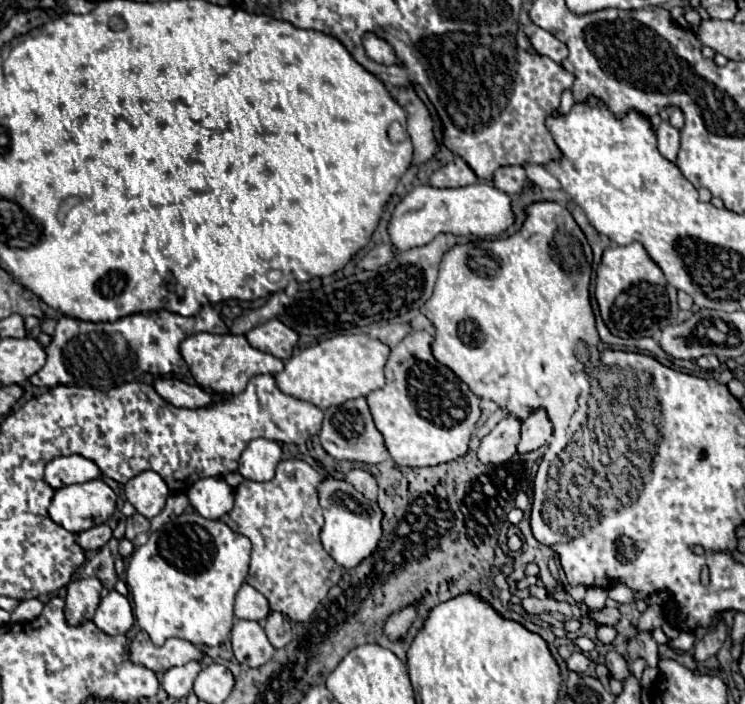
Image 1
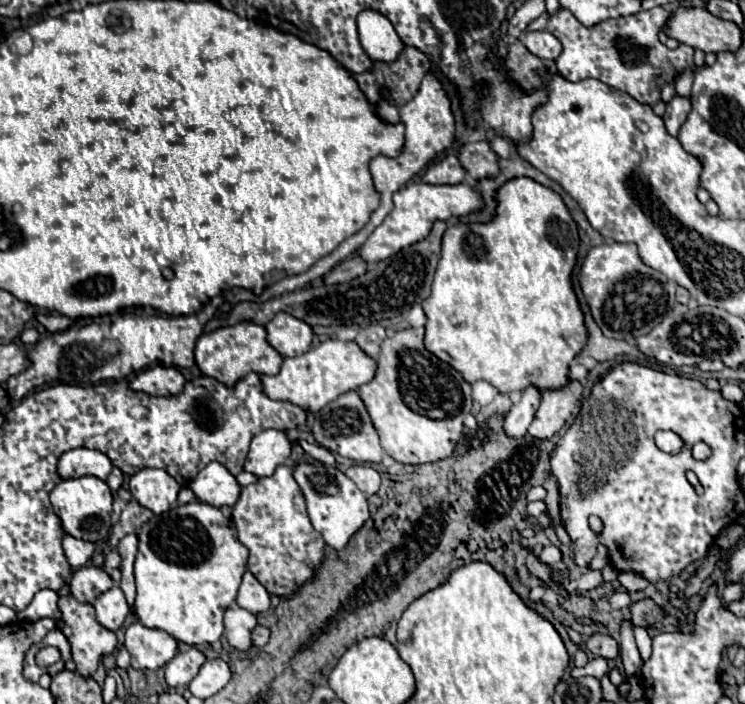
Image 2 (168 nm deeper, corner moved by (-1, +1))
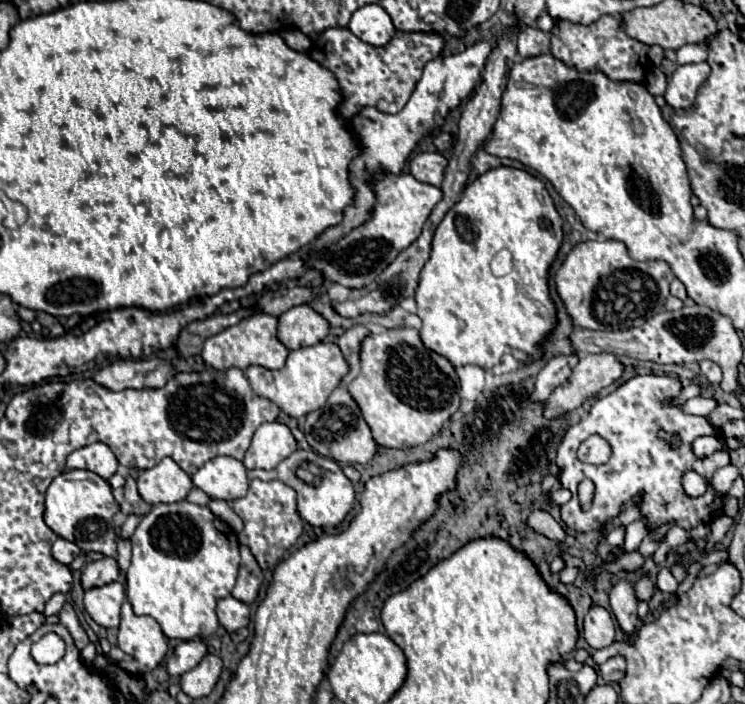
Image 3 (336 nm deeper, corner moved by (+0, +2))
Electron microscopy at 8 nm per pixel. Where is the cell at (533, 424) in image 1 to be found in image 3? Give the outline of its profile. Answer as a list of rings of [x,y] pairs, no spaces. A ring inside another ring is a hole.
[[[581,354],[571,376],[549,396],[543,416],[555,420],[573,412],[601,388],[619,380],[621,372],[623,366],[613,354]]]

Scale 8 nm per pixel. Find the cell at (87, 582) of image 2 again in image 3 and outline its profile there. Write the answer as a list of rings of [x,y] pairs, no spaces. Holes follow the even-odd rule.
[[[101,558],[95,562],[85,564],[85,568],[81,570],[81,586],[83,590],[89,588],[97,588],[109,582],[119,580],[119,566],[113,558]]]

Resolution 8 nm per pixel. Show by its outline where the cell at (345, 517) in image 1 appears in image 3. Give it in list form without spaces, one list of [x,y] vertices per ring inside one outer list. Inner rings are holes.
[[[297,450],[287,460],[283,460],[277,468],[273,468],[269,472],[265,472],[265,470],[249,470],[247,476],[249,476],[249,480],[261,478],[261,480],[281,480],[281,482],[289,484],[297,492],[297,510],[299,510],[301,518],[305,522],[309,522],[311,526],[337,528],[355,506],[355,488],[349,482],[349,478],[343,474],[343,468],[335,460],[323,458],[323,456],[315,454],[313,450]],[[301,462],[311,462],[321,470],[321,478],[315,484],[305,484],[301,478],[297,478],[295,470],[301,466]]]

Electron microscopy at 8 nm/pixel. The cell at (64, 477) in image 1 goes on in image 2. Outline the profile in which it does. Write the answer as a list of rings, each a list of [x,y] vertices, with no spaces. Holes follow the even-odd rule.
[[[72,449],[66,451],[58,461],[58,473],[62,479],[94,475],[106,481],[112,467],[114,467],[112,461],[102,451],[94,451],[94,449]]]

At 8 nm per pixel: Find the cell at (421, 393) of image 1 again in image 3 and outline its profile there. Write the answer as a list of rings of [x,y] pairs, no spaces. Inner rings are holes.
[[[393,328],[381,334],[369,334],[363,340],[361,348],[361,362],[363,368],[359,376],[349,384],[349,392],[361,408],[365,422],[369,424],[373,438],[383,448],[397,448],[407,450],[415,446],[427,444],[433,436],[437,436],[445,422],[451,420],[453,412],[459,410],[459,378],[451,362],[439,356],[433,350],[427,350],[419,338],[419,330],[415,328]]]

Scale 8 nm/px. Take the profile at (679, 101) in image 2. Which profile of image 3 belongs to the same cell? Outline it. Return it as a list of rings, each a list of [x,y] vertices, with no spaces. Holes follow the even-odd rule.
[[[707,62],[679,66],[673,72],[669,86],[667,86],[667,92],[665,92],[667,104],[671,108],[677,108],[677,110],[691,108],[691,104],[695,102],[697,88],[709,76],[709,72],[711,72],[711,68],[709,68]]]

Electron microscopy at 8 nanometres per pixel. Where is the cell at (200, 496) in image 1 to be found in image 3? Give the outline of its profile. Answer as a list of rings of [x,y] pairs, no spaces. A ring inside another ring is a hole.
[[[217,456],[209,460],[191,478],[193,484],[201,488],[209,498],[227,502],[243,498],[249,488],[243,462],[229,456]]]

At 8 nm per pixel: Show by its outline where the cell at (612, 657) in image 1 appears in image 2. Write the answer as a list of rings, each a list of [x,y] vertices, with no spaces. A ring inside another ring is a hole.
[[[596,633],[586,641],[586,647],[594,655],[600,655],[600,657],[606,657],[606,659],[616,659],[616,655],[618,655],[618,643],[610,635]]]

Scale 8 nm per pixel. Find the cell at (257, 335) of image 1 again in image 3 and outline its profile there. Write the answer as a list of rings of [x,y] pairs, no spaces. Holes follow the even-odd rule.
[[[293,306],[279,314],[277,338],[287,350],[299,350],[321,342],[329,334],[329,324],[311,306]]]

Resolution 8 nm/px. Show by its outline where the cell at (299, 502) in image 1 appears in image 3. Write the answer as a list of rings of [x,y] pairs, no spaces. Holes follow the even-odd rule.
[[[251,480],[247,496],[233,502],[233,510],[241,516],[245,528],[239,534],[239,542],[251,548],[251,554],[257,558],[259,566],[263,570],[271,570],[281,560],[283,552],[295,546],[299,536],[303,534],[303,518],[297,514],[297,500],[295,490],[279,480],[263,482],[263,480]]]

